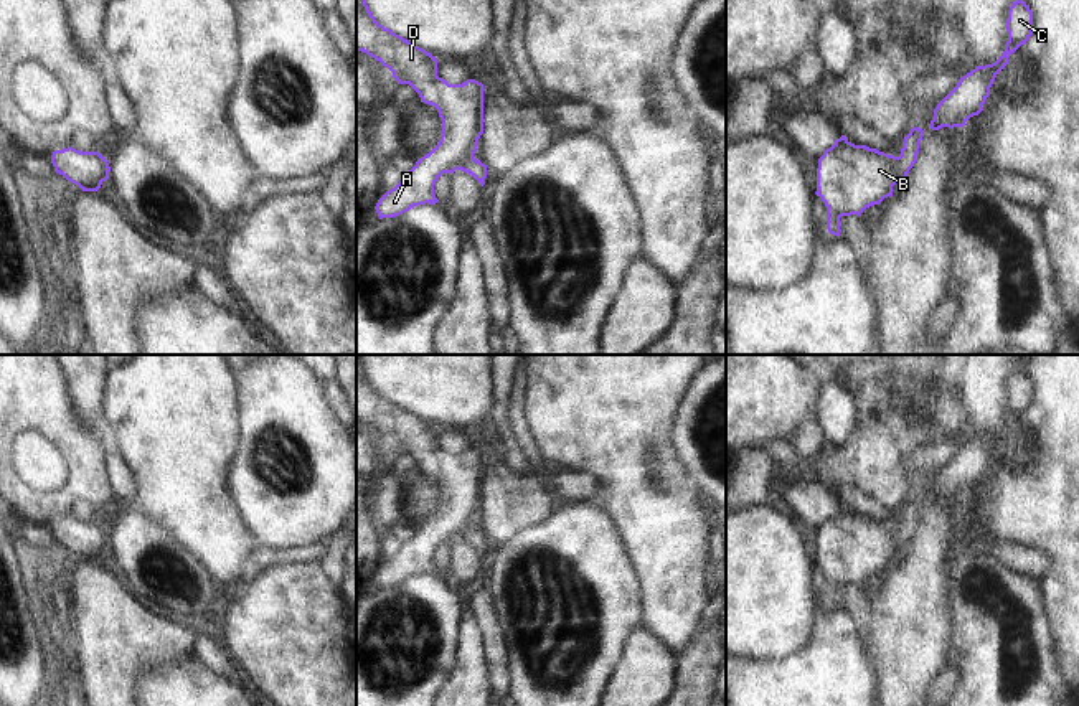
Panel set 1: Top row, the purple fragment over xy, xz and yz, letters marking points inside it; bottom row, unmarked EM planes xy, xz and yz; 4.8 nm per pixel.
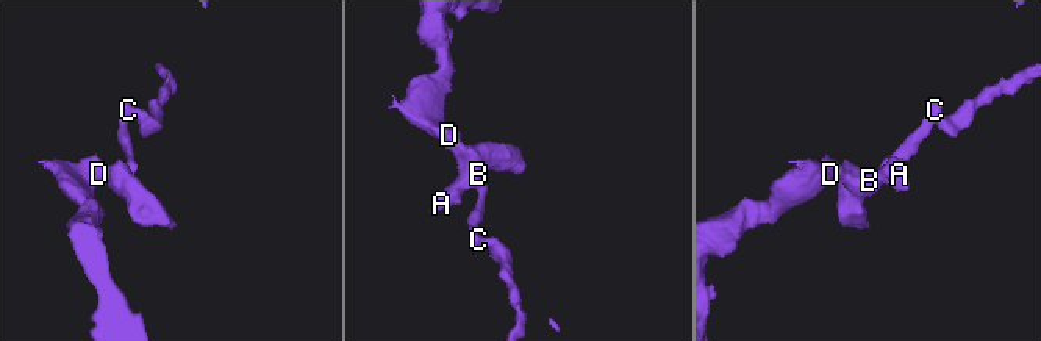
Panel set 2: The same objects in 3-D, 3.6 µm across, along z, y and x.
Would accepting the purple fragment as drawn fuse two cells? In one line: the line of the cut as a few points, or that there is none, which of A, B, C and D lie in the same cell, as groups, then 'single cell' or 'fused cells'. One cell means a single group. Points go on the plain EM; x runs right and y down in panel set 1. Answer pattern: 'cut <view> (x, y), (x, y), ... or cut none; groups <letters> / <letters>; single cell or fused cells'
cut none; groups A B C D; single cell

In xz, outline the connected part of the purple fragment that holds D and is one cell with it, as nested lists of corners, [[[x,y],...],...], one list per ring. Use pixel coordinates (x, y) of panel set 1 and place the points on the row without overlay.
[[[356,355],[356,421],[379,431],[393,442],[398,454],[409,454],[421,472],[434,475],[442,490],[439,513],[388,559],[375,579],[383,587],[394,587],[419,574],[434,574],[434,554],[442,543],[462,539],[482,556],[487,534],[474,526],[483,503],[483,454],[467,449],[449,454],[437,445],[437,429],[409,412],[371,384],[365,365]]]

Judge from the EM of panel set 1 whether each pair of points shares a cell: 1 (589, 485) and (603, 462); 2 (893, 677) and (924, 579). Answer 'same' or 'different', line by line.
1: different
2: same

